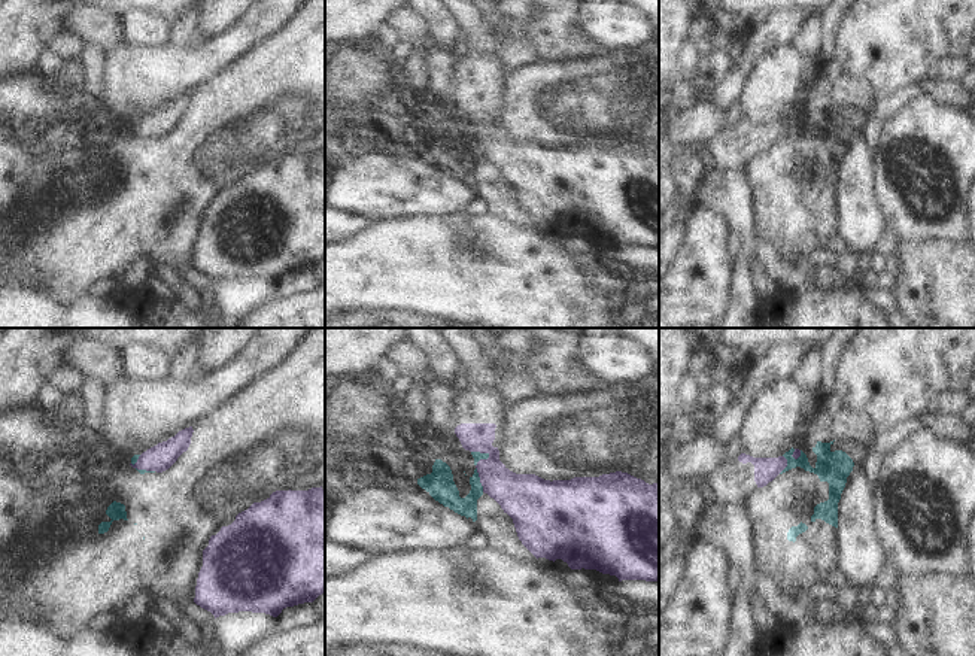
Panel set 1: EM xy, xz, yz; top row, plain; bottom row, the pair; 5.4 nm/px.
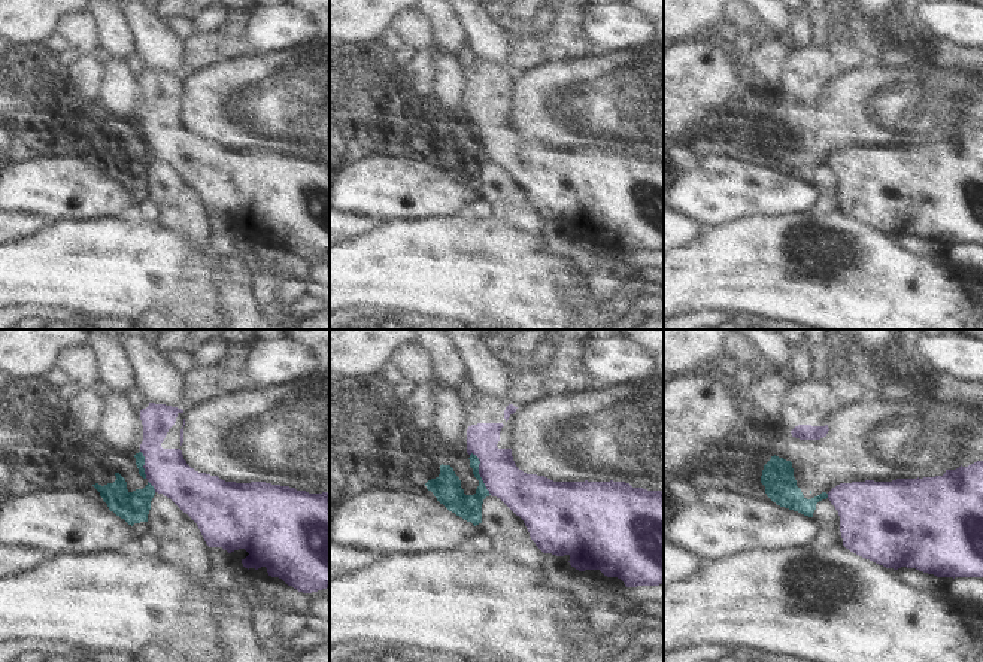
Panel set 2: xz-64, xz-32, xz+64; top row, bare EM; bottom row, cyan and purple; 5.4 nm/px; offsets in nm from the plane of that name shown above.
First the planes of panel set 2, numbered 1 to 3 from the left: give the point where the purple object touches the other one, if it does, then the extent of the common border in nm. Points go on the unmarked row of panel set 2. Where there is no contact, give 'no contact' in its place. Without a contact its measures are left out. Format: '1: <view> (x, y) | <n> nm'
1: xz-64 (143, 130) | 160 nm
2: xz-32 (478, 139) | 260 nm
3: xz+64 (827, 161) | 30 nm

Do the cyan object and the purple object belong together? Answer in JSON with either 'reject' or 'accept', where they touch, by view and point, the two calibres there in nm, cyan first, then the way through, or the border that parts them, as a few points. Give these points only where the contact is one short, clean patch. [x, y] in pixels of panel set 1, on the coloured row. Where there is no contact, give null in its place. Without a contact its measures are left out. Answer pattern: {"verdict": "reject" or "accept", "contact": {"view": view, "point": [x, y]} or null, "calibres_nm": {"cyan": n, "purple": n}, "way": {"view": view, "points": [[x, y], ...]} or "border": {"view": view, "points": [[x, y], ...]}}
{"verdict": "reject", "contact": {"view": "xz", "point": [477, 461]}, "calibres_nm": {"cyan": 50, "purple": 200}}

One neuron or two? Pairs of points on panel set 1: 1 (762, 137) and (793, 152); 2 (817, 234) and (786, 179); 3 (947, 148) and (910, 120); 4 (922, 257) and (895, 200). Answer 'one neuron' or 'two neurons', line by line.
1: two neurons
2: one neuron
3: one neuron
4: two neurons

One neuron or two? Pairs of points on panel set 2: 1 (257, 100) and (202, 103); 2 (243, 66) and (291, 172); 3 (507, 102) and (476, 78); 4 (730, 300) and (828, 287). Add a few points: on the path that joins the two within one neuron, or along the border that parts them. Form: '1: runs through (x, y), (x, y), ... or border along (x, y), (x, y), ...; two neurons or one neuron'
1: runs through (245, 87), (220, 85), (215, 90); one neuron
2: border along (270, 149), (288, 152); two neurons
3: runs through (500, 99), (484, 82); one neuron
4: runs through (754, 287), (804, 287); one neuron

